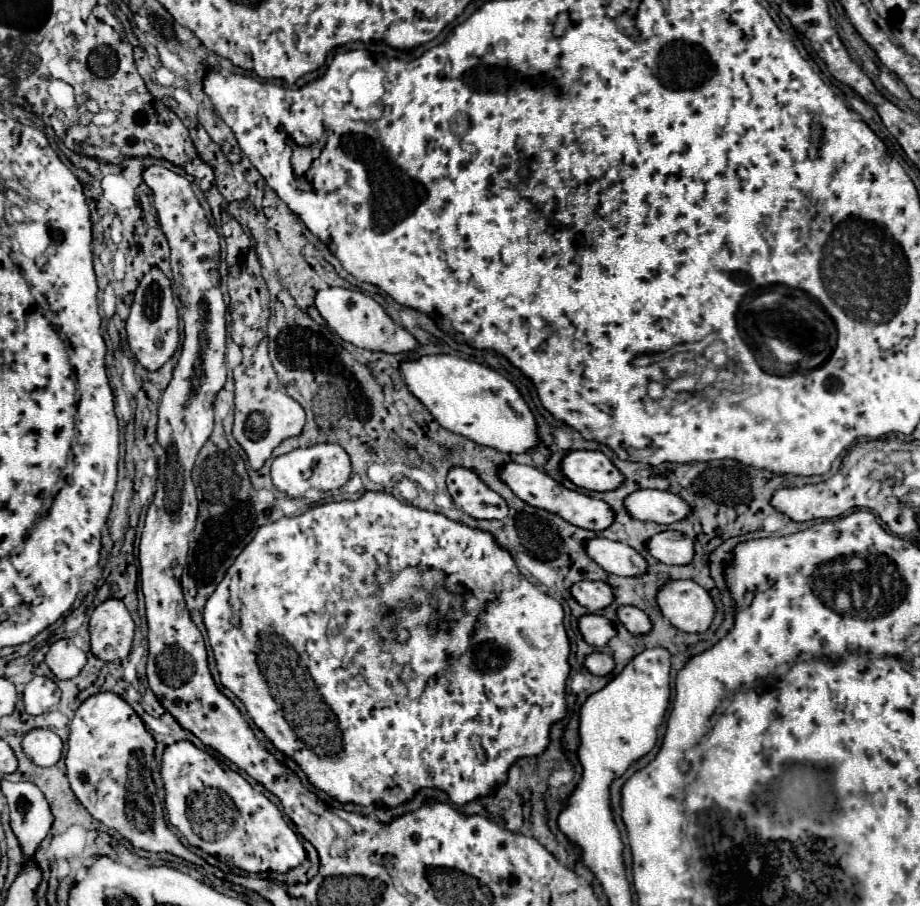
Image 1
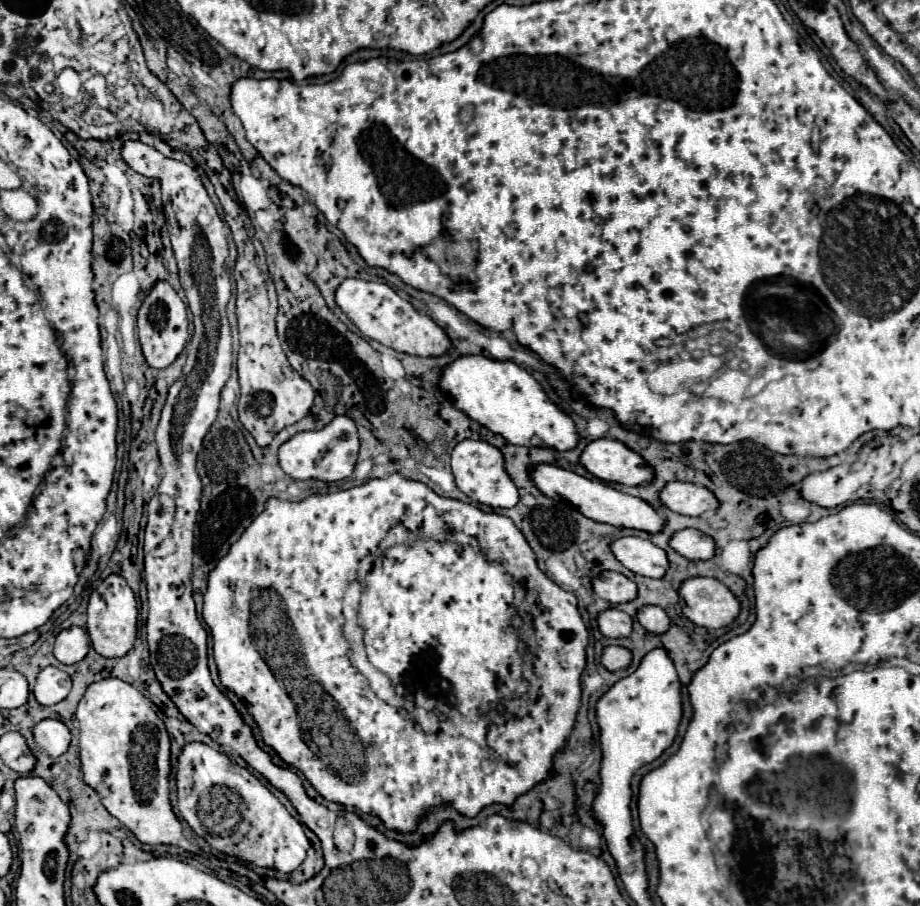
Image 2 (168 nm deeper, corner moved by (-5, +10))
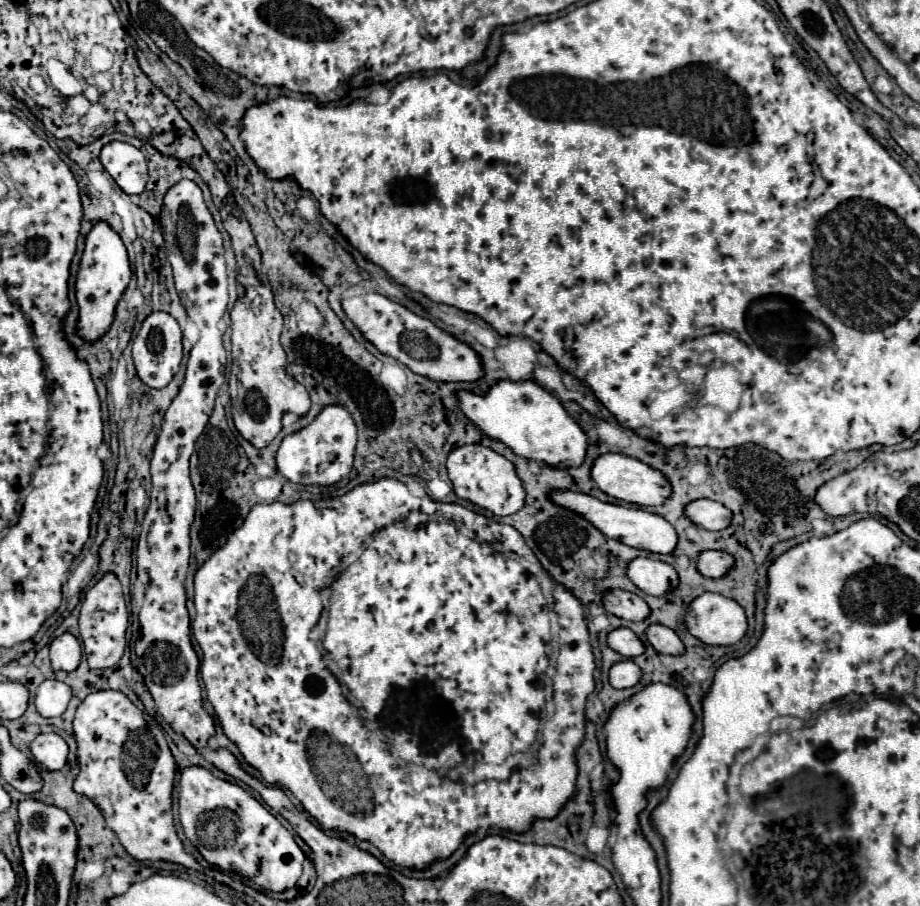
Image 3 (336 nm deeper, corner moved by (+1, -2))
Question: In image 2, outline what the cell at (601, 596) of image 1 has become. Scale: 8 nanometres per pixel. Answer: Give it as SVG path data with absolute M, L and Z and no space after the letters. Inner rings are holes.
M602 572L594 578L594 592L610 604L632 602L638 596L636 584L620 572Z

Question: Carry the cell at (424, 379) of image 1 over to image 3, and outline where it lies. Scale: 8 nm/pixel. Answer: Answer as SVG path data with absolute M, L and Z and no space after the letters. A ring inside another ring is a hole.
M500 380L490 386L484 396L472 390L460 390L456 392L456 396L460 400L460 410L464 412L464 416L488 438L494 438L512 448L514 454L558 468L576 468L584 462L588 448L586 434L570 418L562 404L536 382Z

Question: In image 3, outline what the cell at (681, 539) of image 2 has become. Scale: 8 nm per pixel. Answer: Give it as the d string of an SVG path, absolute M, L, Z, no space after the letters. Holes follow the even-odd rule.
M704 550L696 556L696 568L700 574L708 578L720 578L724 576L734 564L734 558L728 552L720 550Z

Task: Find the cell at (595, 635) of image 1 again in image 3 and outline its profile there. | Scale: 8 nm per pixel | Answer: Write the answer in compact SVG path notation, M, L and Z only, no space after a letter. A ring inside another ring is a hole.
M616 628L608 632L608 646L622 654L624 658L634 658L644 652L644 644L636 638L636 634L630 628Z

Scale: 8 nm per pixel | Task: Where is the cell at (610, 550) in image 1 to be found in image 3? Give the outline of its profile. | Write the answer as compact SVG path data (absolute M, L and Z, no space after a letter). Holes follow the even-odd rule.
M636 558L628 564L626 576L646 594L662 596L676 588L678 576L676 570L662 562L662 560L650 560L650 558Z

